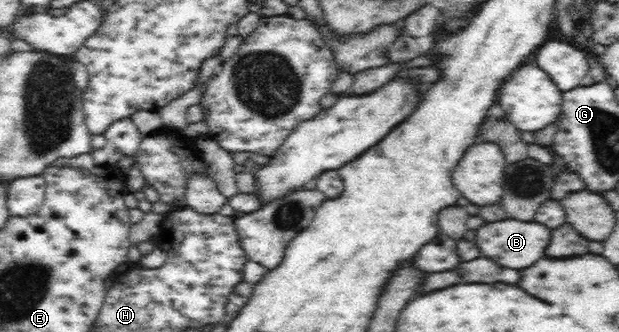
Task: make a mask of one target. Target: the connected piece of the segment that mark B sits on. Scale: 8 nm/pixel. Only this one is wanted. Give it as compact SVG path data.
M501 220L501 222L491 222L491 224L481 226L477 230L475 244L483 252L483 256L493 258L499 266L519 270L519 268L533 266L539 258L543 258L549 240L551 240L551 230L543 224L519 222L519 220Z

